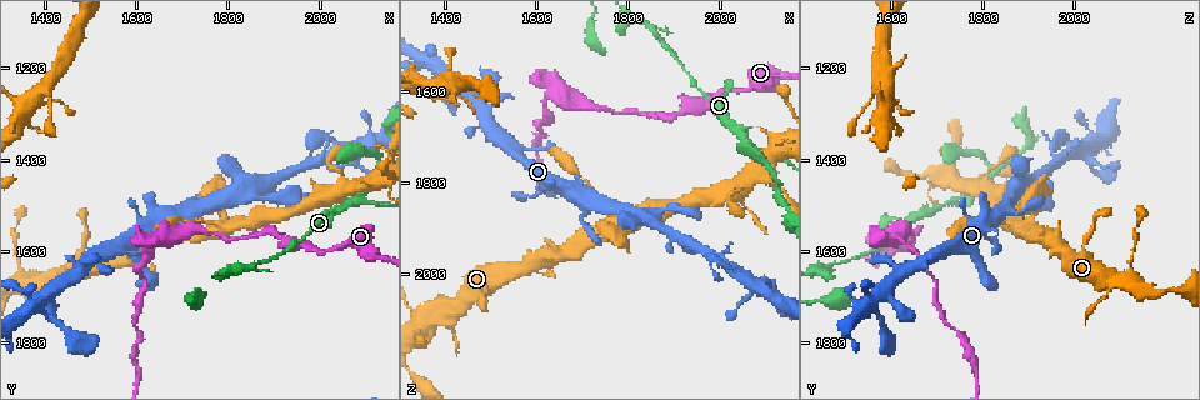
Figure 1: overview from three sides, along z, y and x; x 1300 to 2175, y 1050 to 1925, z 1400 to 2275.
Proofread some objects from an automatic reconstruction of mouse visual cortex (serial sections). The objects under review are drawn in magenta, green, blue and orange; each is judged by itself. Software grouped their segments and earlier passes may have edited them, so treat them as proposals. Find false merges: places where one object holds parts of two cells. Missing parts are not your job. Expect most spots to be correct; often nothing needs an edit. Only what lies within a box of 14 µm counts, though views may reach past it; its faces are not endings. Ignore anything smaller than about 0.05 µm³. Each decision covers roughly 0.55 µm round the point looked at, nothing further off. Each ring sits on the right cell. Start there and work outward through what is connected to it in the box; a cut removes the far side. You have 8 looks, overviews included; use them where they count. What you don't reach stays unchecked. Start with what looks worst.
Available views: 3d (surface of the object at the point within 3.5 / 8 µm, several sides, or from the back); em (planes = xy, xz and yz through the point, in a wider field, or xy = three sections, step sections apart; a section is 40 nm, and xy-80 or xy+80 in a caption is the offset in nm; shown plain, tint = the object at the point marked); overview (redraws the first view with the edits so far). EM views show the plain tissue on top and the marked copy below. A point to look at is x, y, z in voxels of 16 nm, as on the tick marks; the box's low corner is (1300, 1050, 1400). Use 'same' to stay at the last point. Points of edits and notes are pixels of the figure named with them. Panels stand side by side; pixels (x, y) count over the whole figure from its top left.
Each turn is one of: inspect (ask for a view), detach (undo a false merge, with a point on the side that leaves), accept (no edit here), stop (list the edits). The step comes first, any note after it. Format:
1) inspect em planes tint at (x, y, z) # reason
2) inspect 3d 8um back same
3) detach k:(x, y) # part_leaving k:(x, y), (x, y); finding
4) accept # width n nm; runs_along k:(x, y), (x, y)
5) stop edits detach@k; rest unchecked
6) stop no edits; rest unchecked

inspect 3d 3.5um at (2075, 1490, 1735) # three-way junction

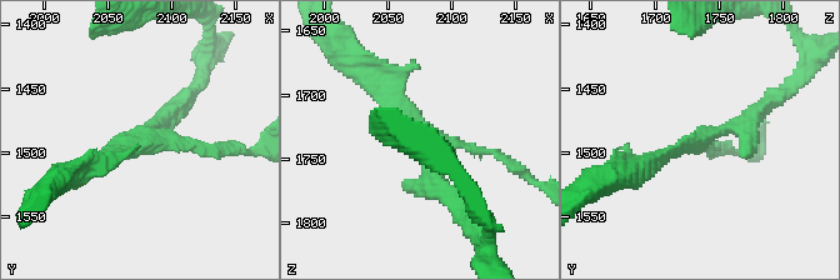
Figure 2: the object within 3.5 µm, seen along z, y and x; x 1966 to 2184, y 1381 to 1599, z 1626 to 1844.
inspect em xy step 5 tint at (2082, 1490, 1738) # need the tissue

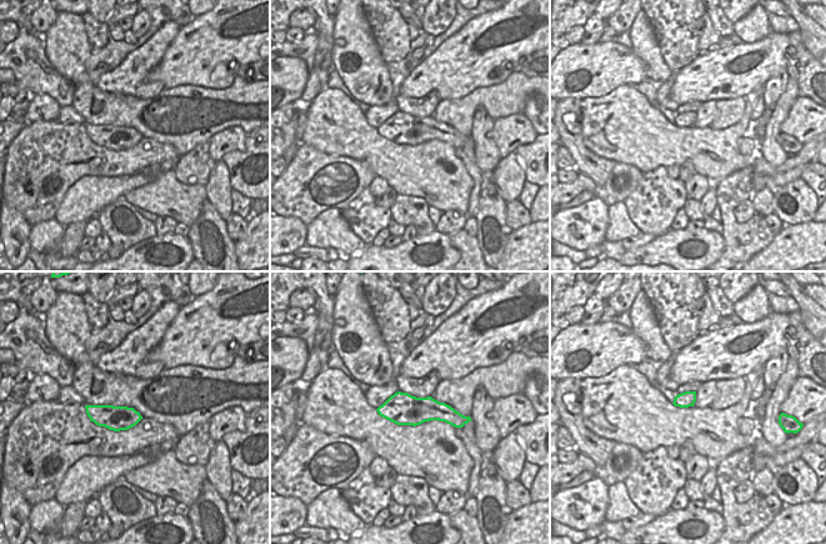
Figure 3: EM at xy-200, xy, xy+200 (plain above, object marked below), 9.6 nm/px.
accept # width 320 nm; runs_along 3:(381, 409), (432, 409), (464, 419); one cell here

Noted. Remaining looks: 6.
inspect 3d 3.5um at (1610, 1585, 1625) # abrupt turn

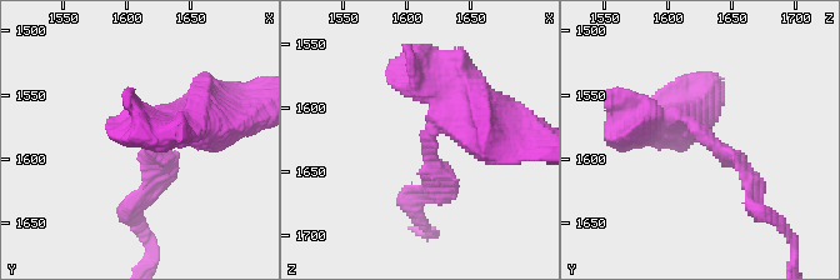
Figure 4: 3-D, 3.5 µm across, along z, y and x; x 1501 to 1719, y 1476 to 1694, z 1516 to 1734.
inspect em xy step 5 tint at (1616, 1582, 1628) # arm_widths 200, 500 nm; shape alone is not enough

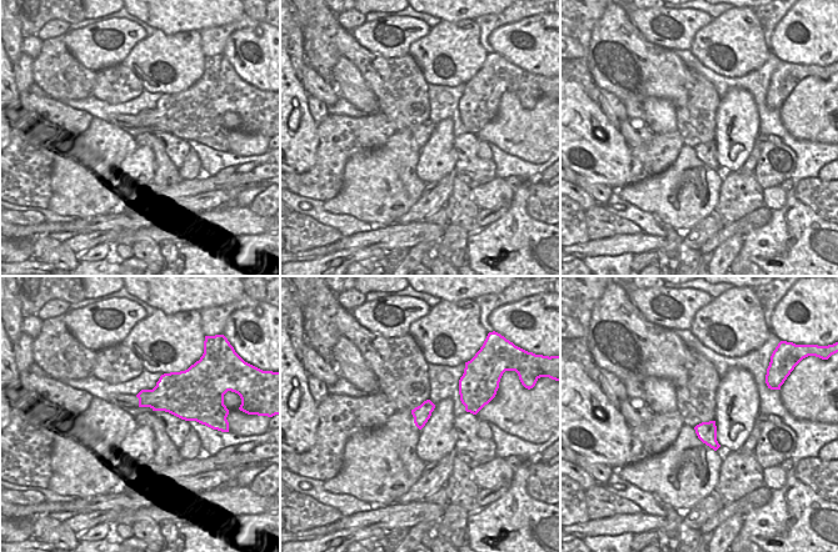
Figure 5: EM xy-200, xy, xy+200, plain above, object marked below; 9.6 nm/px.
accept # runs_along 4:(493, 109), (428, 135), (424, 189); one cell here

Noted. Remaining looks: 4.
inspect 3d 3.5um at (1705, 1515, 1890) # thin neck

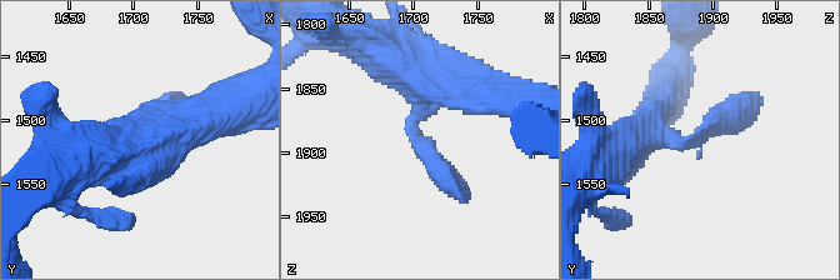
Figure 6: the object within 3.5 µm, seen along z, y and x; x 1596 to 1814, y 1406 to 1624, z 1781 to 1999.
inspect em xy step 3 tint at (1704, 1514, 1890)

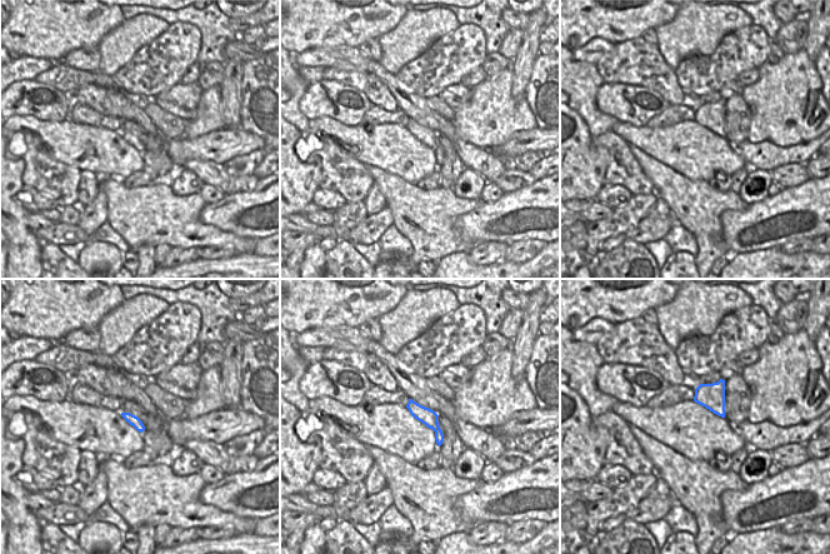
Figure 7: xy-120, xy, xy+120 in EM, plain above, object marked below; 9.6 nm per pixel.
accept # runs_along 6:(410, 61), (414, 131), (460, 195); all the same cell

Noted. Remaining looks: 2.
stop no edits; rest unchecked

